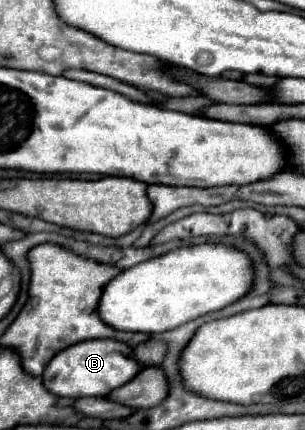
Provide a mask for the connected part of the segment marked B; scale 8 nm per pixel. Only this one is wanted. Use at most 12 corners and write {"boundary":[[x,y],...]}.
{"boundary":[[118,340],[78,342],[42,374],[62,398],[108,396],[142,366]]}

